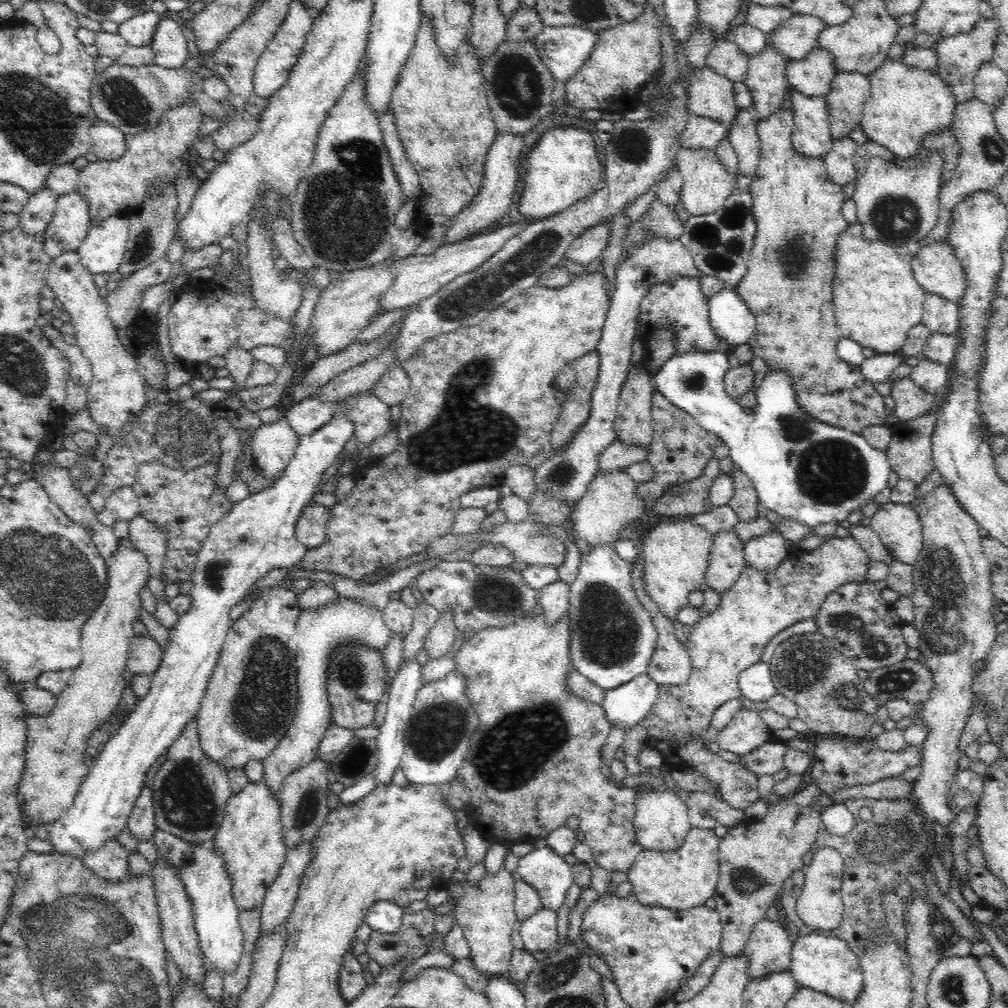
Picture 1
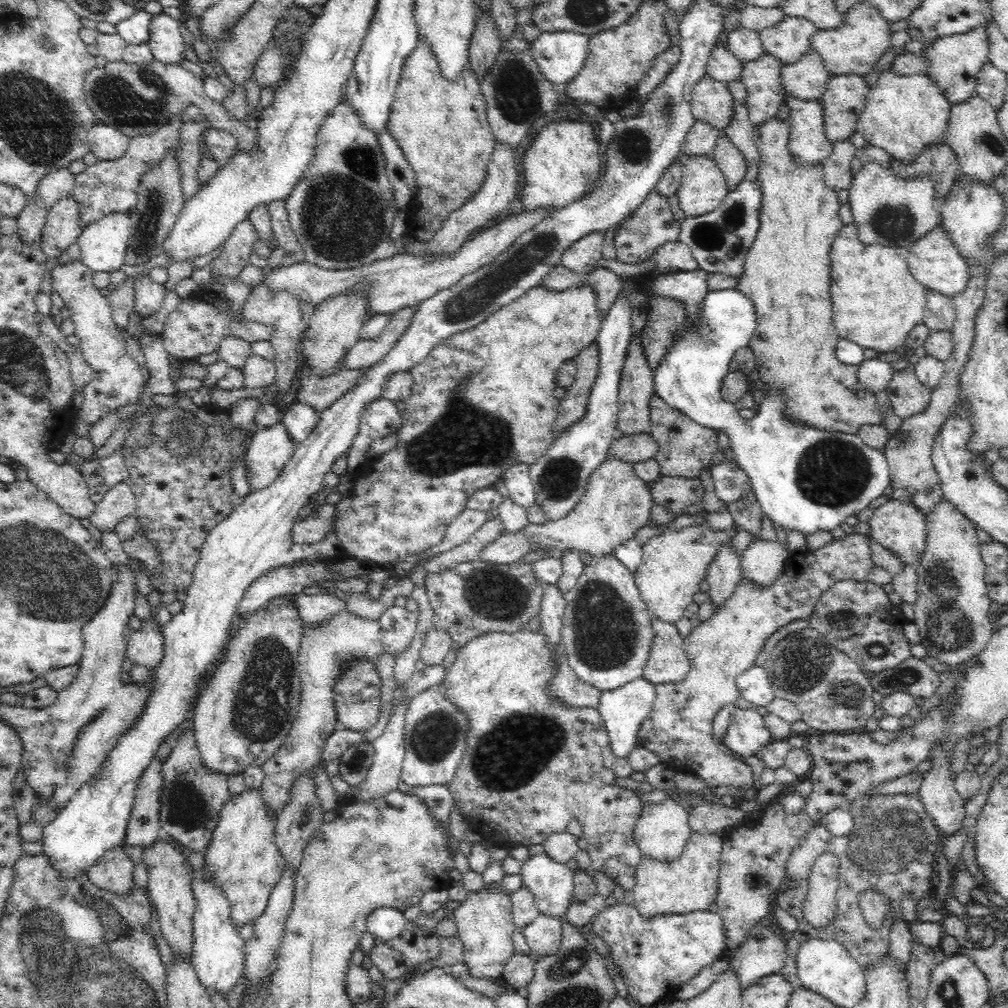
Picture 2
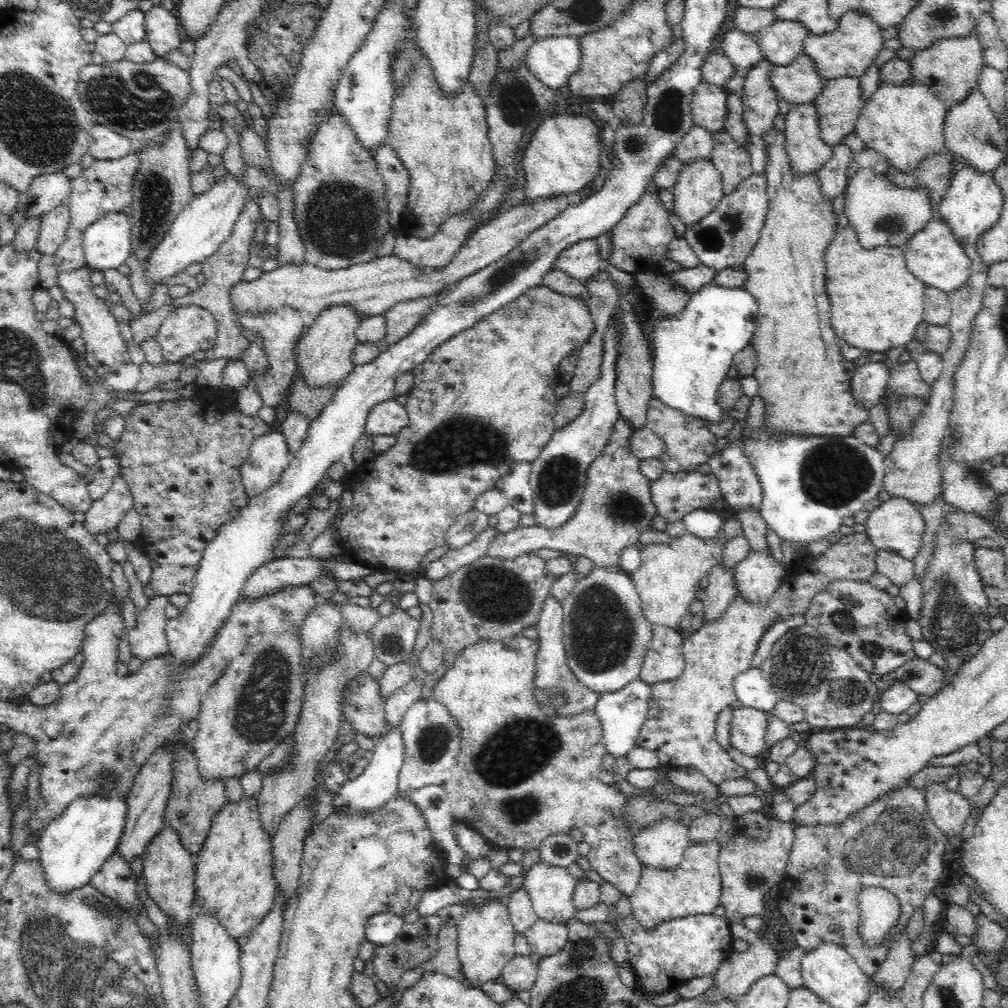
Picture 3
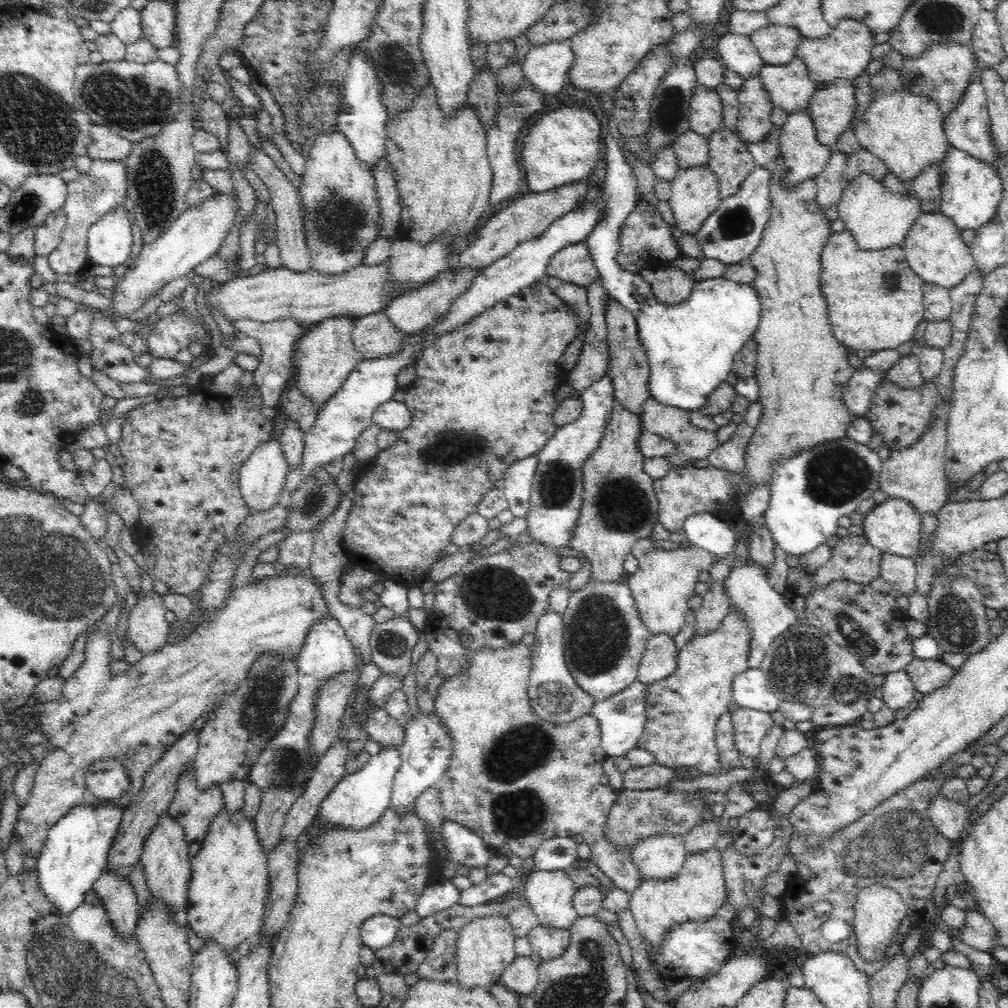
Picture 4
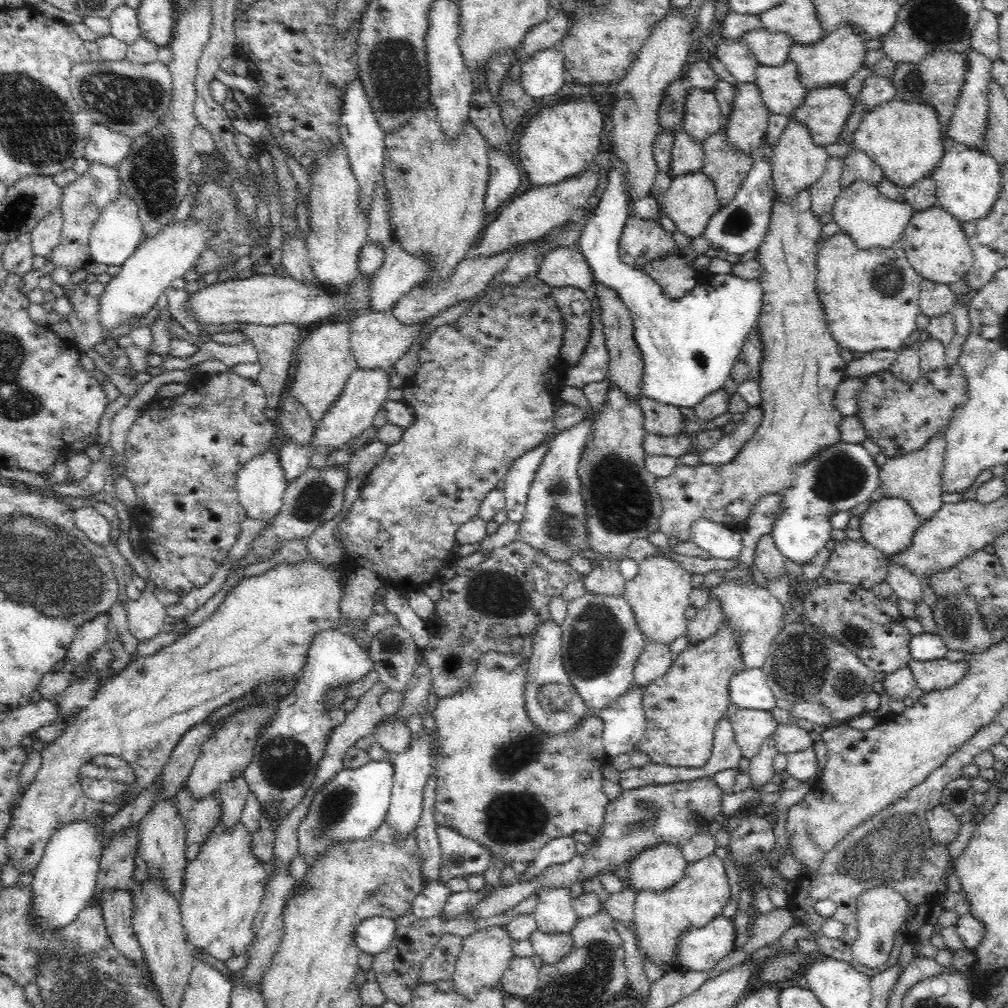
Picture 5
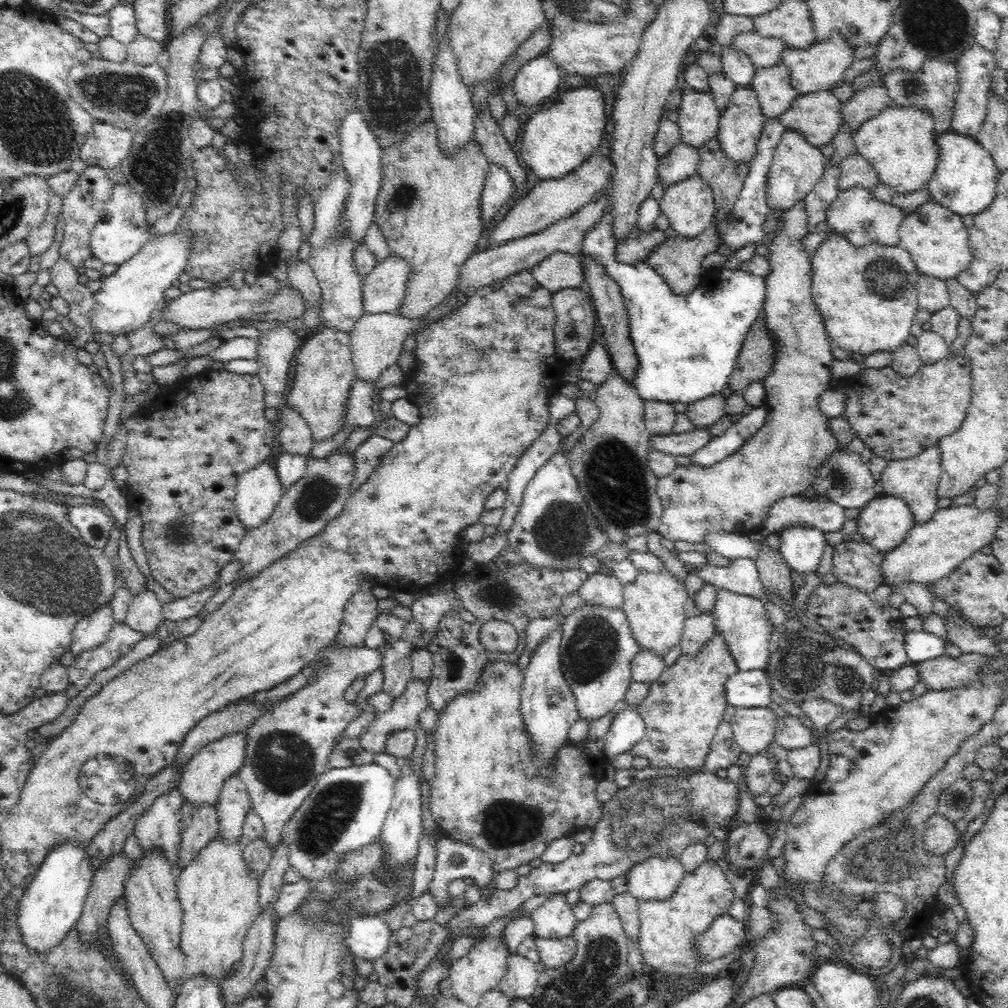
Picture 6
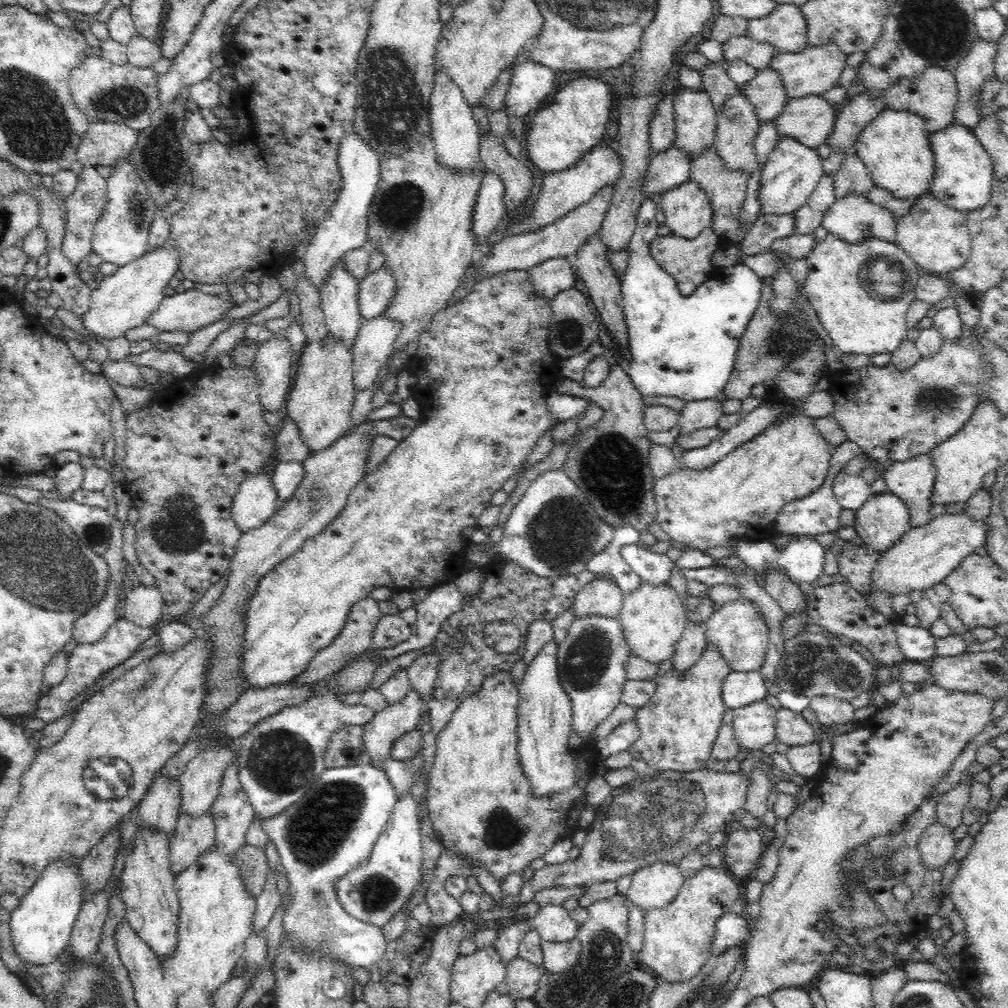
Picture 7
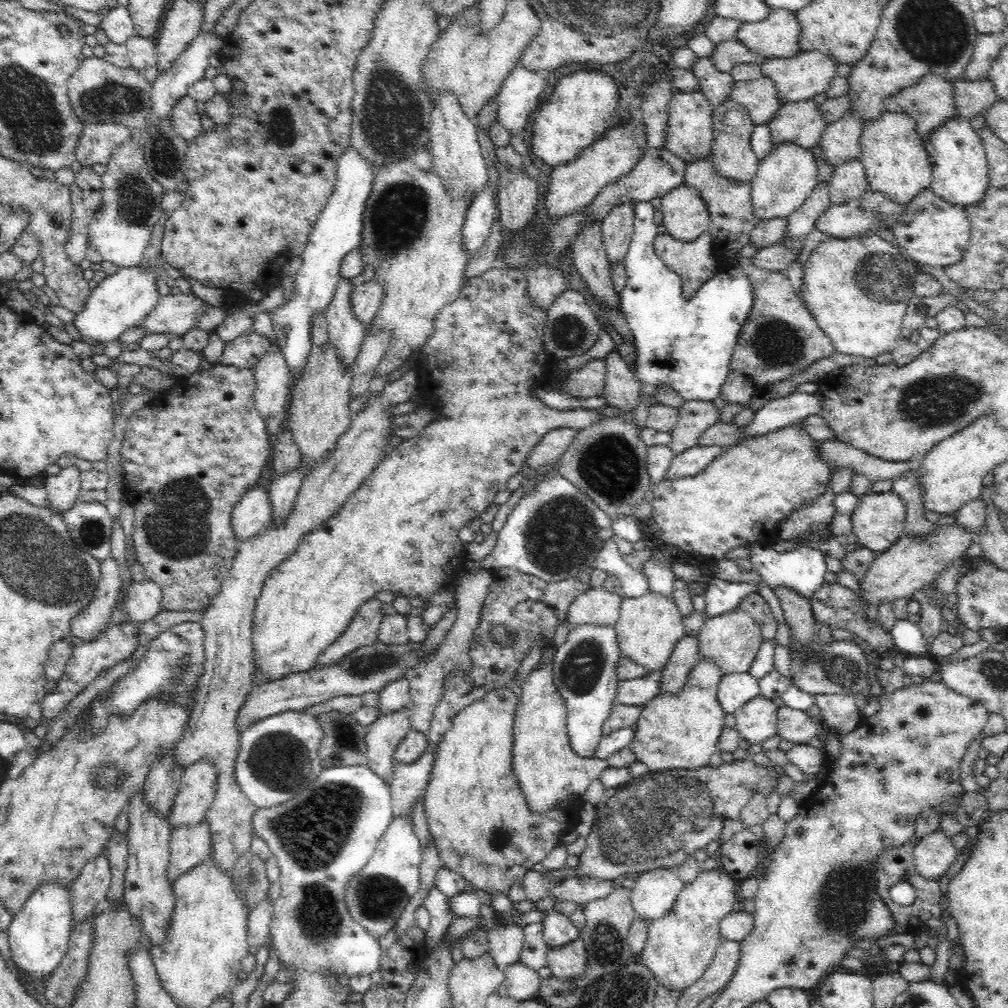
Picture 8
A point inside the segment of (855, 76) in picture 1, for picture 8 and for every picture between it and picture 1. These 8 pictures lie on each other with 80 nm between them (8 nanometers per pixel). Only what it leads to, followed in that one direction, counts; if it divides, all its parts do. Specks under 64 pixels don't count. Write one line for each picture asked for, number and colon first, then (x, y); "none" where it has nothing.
2: (844, 99)
3: (838, 106)
4: (831, 108)
5: (824, 111)
6: (818, 116)
7: (809, 119)
8: (800, 123)

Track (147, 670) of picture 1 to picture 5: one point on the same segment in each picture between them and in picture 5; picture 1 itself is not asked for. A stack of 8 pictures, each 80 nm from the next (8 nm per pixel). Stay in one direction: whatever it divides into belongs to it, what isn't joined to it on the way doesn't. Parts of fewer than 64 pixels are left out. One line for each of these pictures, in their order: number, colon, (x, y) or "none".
2: (145, 646)
3: (148, 639)
4: (149, 621)
5: (145, 616)

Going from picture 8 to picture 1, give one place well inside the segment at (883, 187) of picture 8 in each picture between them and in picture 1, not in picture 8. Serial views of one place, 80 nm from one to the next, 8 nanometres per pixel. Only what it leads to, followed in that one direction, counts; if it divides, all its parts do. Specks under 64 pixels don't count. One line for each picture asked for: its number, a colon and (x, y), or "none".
1: (906, 104)
2: (903, 115)
3: (905, 123)
4: (905, 130)
5: (905, 139)
6: (899, 143)
7: (894, 148)

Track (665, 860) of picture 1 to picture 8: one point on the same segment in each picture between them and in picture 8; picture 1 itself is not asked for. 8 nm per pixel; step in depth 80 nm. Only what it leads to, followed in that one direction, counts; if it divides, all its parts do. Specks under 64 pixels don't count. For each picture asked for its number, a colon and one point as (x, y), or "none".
2: (689, 884)
3: (694, 888)
4: (697, 892)
5: (700, 896)
6: (668, 929)
7: (677, 942)
8: (679, 947)

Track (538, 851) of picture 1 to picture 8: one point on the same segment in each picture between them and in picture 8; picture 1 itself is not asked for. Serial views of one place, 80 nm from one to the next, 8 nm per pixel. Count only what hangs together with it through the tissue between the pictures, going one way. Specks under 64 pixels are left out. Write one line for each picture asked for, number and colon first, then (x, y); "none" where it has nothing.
2: (552, 884)
3: (550, 889)
4: (550, 894)
5: (554, 913)
6: (554, 919)
7: (553, 923)
8: (558, 930)

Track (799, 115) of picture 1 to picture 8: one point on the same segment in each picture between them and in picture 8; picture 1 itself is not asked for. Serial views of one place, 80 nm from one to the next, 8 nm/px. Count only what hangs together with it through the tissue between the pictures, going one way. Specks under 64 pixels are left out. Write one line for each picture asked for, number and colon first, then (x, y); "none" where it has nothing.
2: (807, 144)
3: (807, 153)
4: (804, 157)
5: (797, 163)
6: (796, 166)
7: (790, 174)
8: (785, 177)

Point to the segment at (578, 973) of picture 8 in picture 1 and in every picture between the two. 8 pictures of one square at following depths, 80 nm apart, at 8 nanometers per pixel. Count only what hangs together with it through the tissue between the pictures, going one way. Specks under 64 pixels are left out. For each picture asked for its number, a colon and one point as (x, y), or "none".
1: (539, 933)
2: (544, 934)
3: (546, 939)
4: (549, 943)
5: (551, 948)
6: (554, 953)
7: (561, 957)

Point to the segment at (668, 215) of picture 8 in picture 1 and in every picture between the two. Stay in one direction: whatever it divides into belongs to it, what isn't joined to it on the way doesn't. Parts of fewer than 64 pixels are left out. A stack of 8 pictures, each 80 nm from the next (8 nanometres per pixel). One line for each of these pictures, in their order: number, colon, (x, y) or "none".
1: (706, 185)
2: (702, 187)
3: (697, 191)
4: (694, 195)
5: (690, 201)
6: (689, 206)
7: (688, 212)

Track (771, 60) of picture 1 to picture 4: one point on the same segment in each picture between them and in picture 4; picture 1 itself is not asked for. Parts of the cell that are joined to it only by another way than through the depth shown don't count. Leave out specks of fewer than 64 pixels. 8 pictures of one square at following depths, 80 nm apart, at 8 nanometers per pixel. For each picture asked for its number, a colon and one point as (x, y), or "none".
2: (761, 78)
3: (759, 100)
4: (753, 123)

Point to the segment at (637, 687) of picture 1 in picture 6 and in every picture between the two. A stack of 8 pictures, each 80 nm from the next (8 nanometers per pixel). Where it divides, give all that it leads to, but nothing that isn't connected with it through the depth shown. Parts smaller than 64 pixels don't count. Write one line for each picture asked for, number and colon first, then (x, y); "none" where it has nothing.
2: (623, 710)
3: (622, 713)
4: (622, 717)
5: (624, 722)
6: (627, 728)

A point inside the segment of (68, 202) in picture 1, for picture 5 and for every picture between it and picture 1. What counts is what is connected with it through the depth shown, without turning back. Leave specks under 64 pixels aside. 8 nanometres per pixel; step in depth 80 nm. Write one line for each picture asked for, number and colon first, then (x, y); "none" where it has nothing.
2: (62, 228)
3: (53, 225)
4: (47, 237)
5: (45, 236)

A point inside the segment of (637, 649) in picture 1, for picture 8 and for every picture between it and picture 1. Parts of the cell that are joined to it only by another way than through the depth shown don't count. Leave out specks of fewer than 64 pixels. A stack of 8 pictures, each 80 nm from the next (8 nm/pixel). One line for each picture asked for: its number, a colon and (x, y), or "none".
2: (607, 632)
3: (606, 635)
4: (604, 638)
5: (601, 642)
6: (597, 646)
7: (590, 660)
8: (584, 667)

